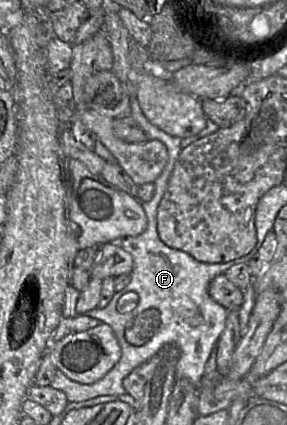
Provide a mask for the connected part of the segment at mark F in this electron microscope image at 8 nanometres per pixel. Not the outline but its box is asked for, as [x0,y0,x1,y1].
[50,99,238,403]

